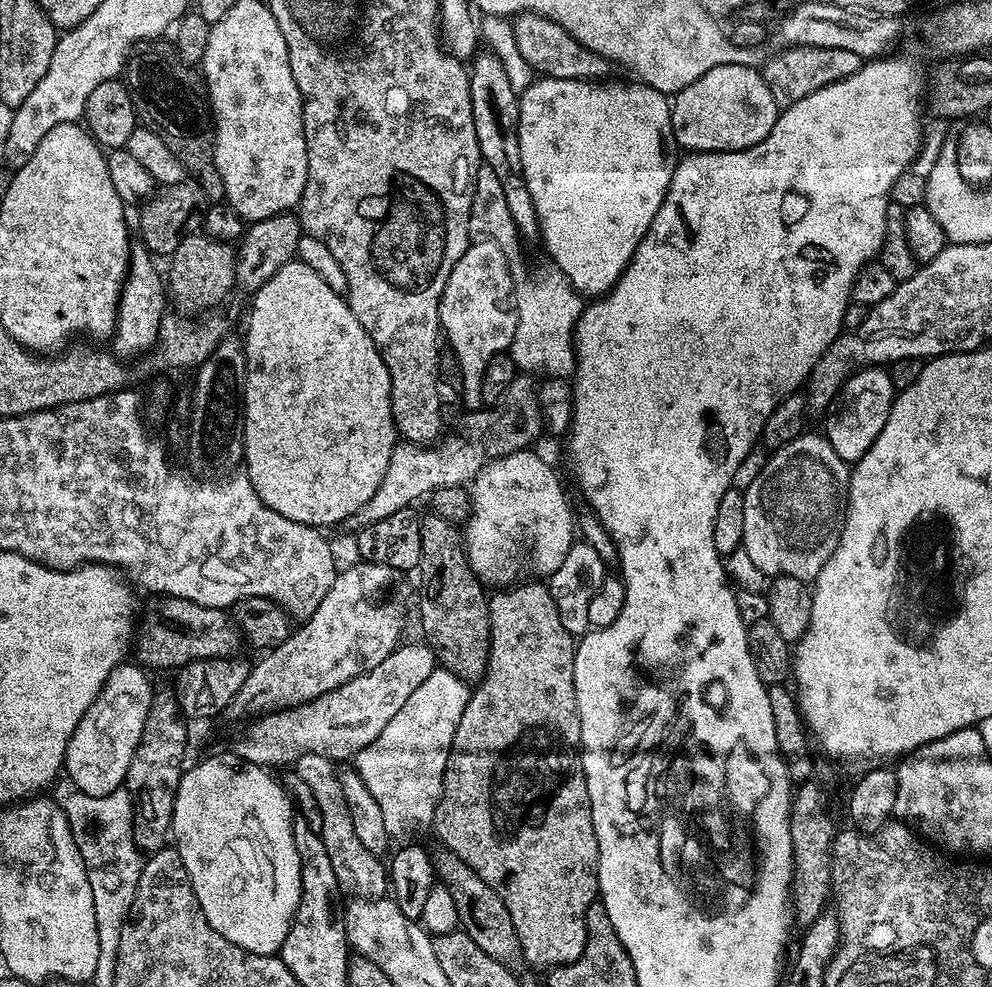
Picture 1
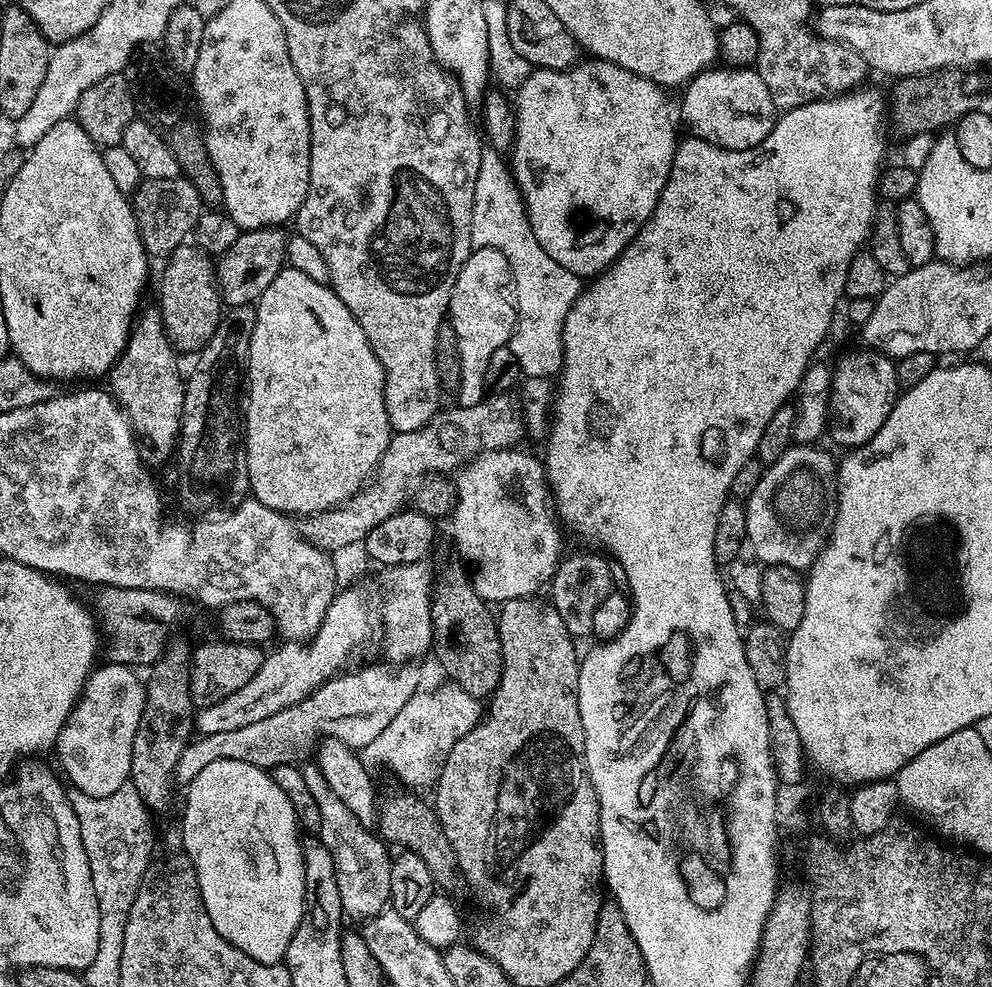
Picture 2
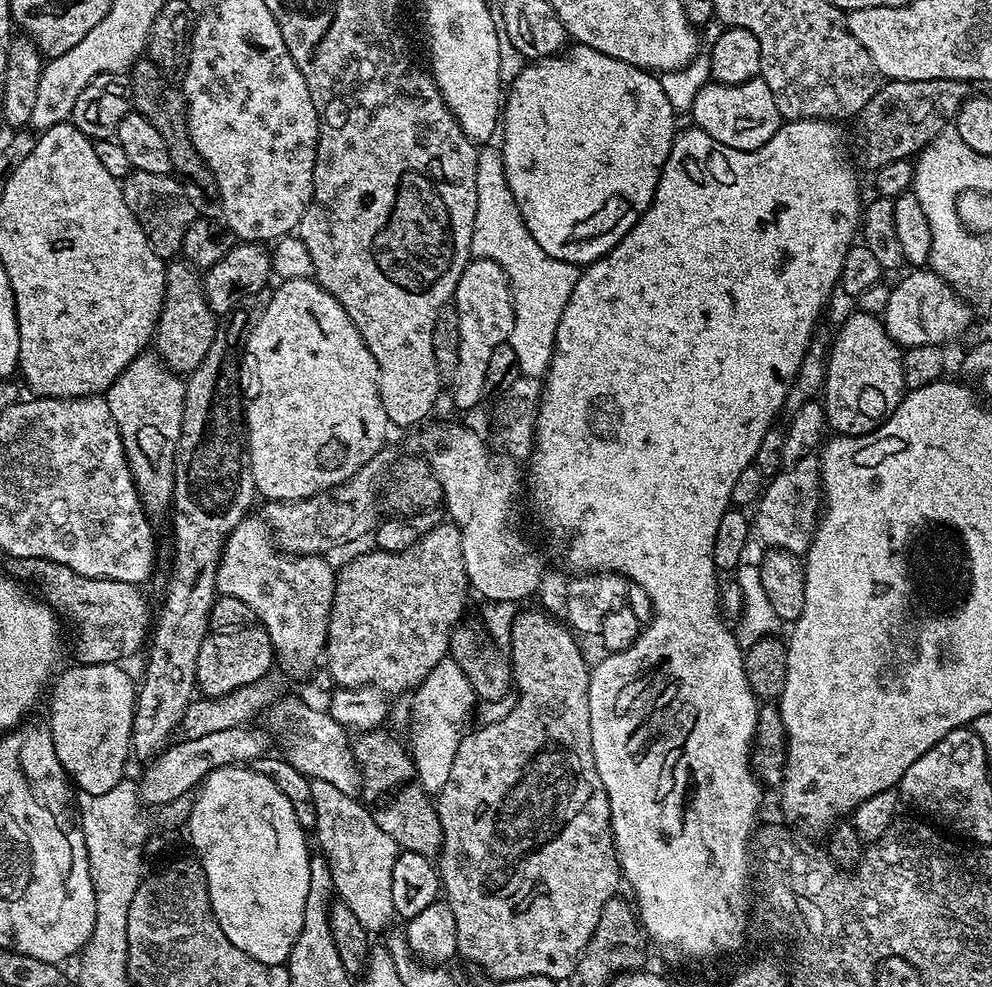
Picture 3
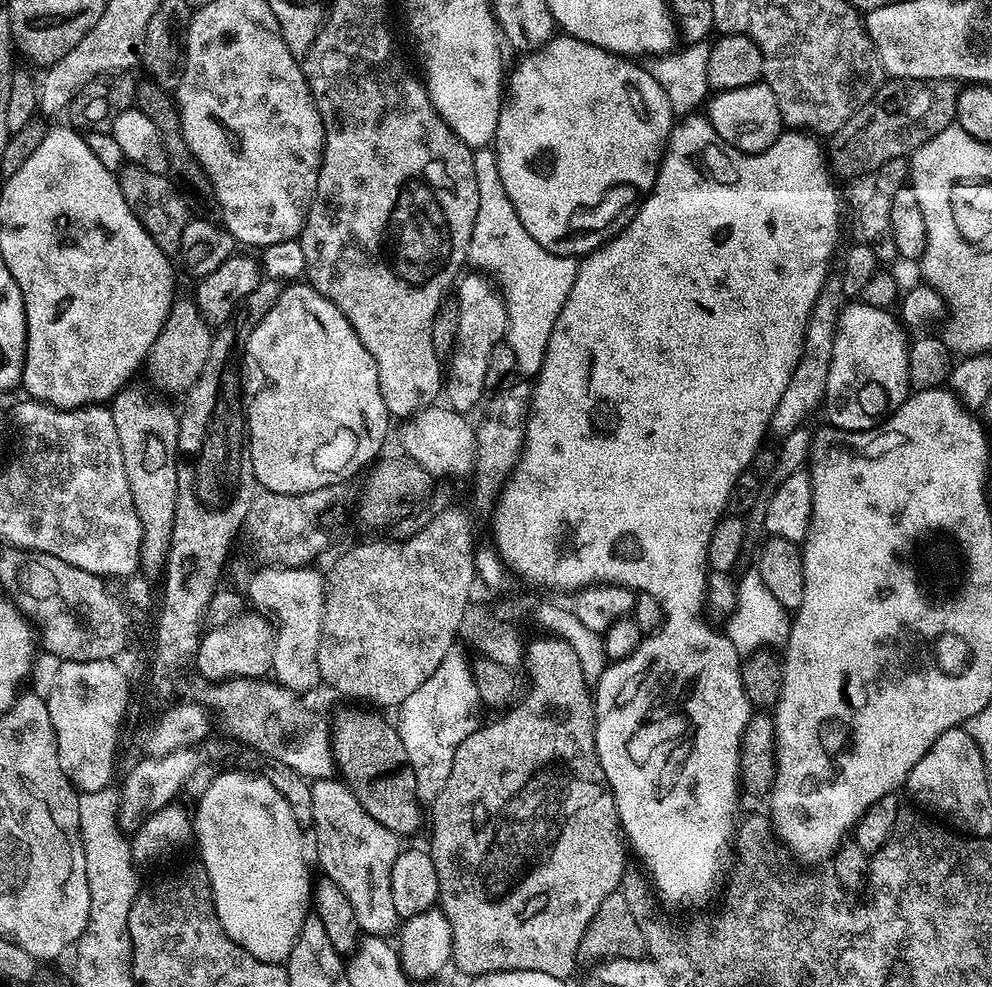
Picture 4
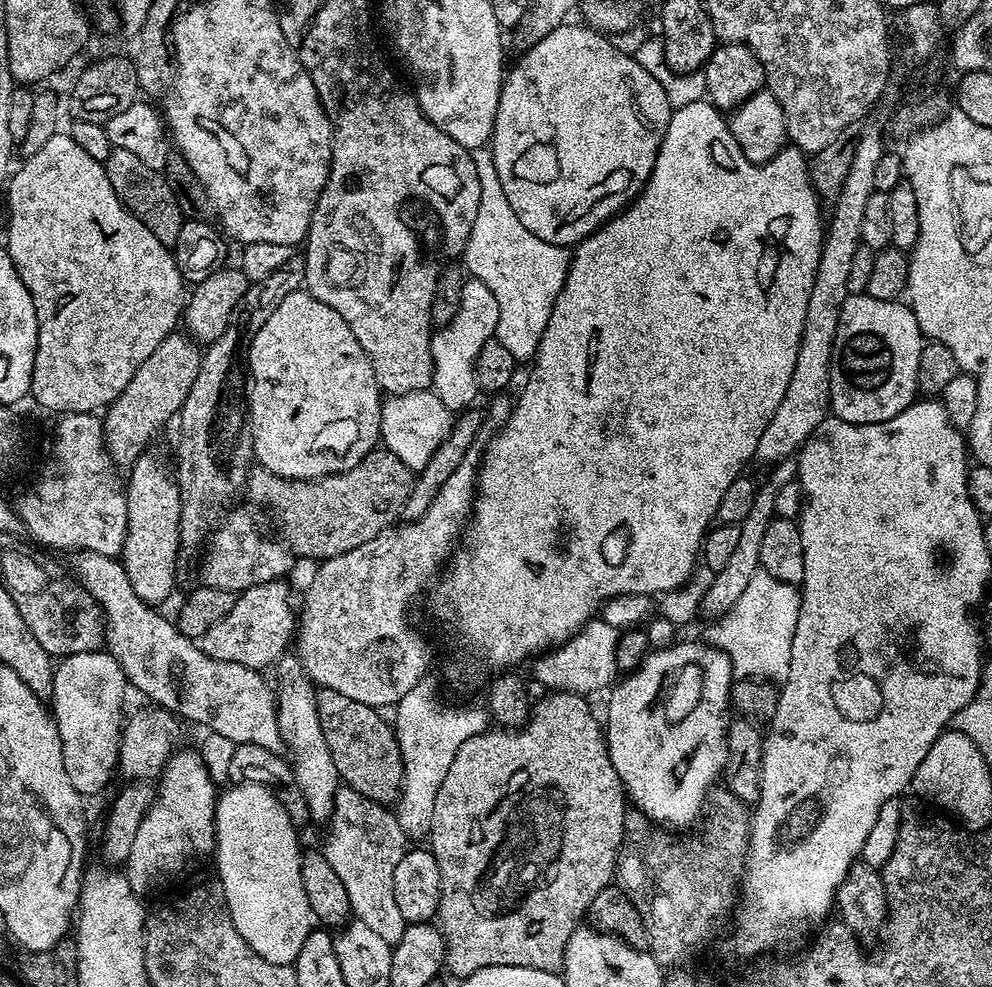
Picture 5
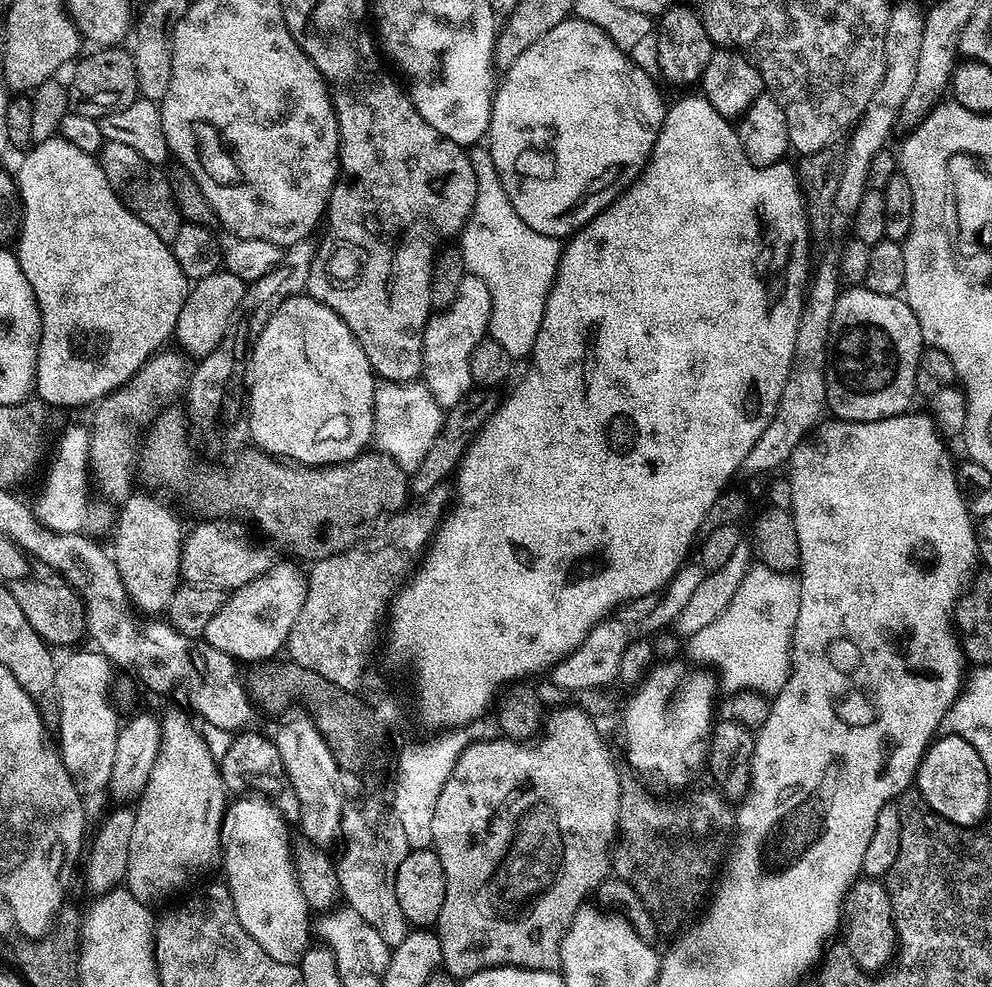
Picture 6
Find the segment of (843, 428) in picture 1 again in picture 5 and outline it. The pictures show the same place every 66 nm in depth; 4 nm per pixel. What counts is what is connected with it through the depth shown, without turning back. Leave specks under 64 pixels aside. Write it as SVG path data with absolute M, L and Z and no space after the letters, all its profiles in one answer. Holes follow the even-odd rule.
M852 294L840 307L838 330L832 343L832 361L829 374L829 398L831 415L851 424L877 424L886 422L917 399L918 358L926 337L920 331L916 314L907 303L900 300L879 300L867 294Z

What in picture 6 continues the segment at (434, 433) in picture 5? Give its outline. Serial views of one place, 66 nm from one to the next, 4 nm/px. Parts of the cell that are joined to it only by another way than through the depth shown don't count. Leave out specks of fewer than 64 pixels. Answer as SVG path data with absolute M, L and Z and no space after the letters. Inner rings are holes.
M380 382L374 394L374 426L372 438L375 451L384 452L398 466L415 470L426 458L435 436L444 424L445 409L434 402L432 391L422 382Z

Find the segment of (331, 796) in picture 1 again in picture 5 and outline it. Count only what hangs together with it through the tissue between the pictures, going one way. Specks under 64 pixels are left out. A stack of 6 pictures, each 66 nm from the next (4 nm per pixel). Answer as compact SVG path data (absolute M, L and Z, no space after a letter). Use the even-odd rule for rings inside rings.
M341 786L336 790L334 810L326 831L328 837L322 851L326 862L330 862L338 878L342 878L342 886L346 886L355 919L366 922L370 930L382 937L382 942L394 946L406 927L398 902L394 902L394 870L406 851L406 837L396 820L396 812L350 787Z

